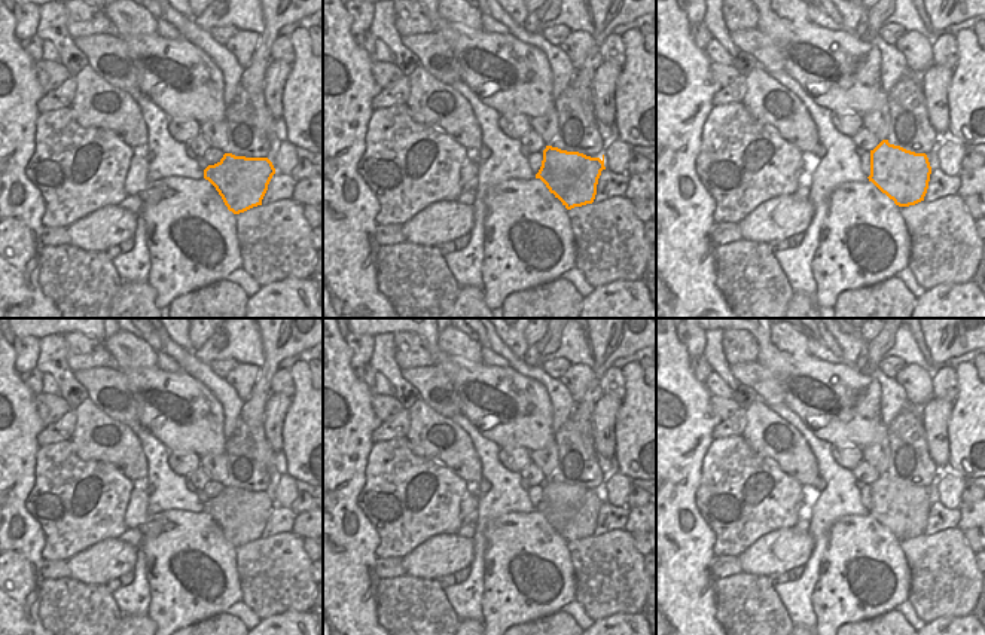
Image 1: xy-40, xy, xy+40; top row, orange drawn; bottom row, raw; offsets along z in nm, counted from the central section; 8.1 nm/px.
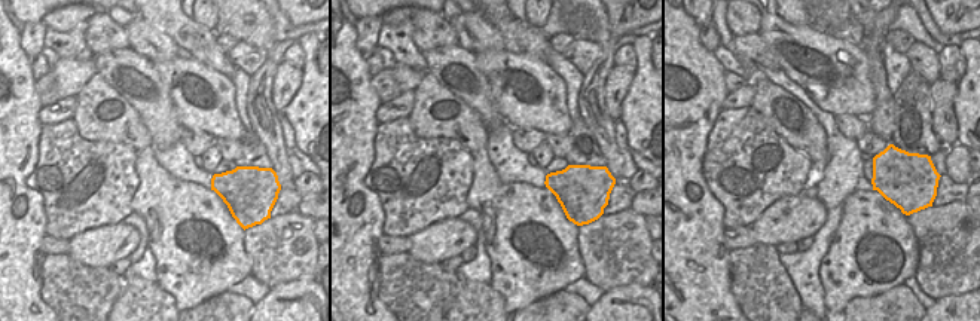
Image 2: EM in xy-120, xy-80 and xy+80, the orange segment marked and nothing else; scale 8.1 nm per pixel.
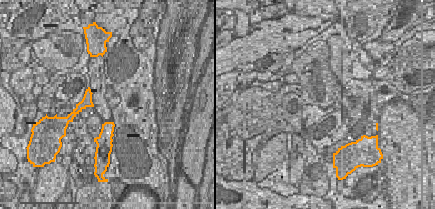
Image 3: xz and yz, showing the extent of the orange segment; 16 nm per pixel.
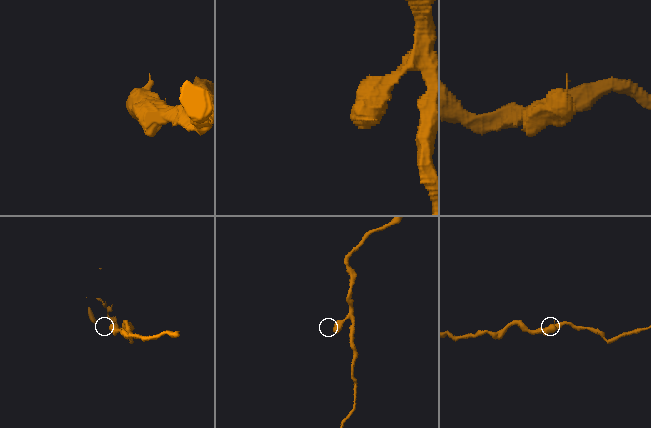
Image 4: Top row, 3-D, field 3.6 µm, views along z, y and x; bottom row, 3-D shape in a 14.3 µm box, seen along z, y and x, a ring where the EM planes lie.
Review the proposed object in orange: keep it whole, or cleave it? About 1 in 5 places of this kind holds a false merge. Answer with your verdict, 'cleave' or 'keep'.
cleave

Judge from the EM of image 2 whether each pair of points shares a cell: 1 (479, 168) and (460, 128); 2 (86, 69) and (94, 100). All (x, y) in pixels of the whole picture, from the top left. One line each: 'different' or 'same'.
1: different
2: different

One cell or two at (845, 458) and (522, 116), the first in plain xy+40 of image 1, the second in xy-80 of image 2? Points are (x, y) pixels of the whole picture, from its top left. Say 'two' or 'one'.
two

